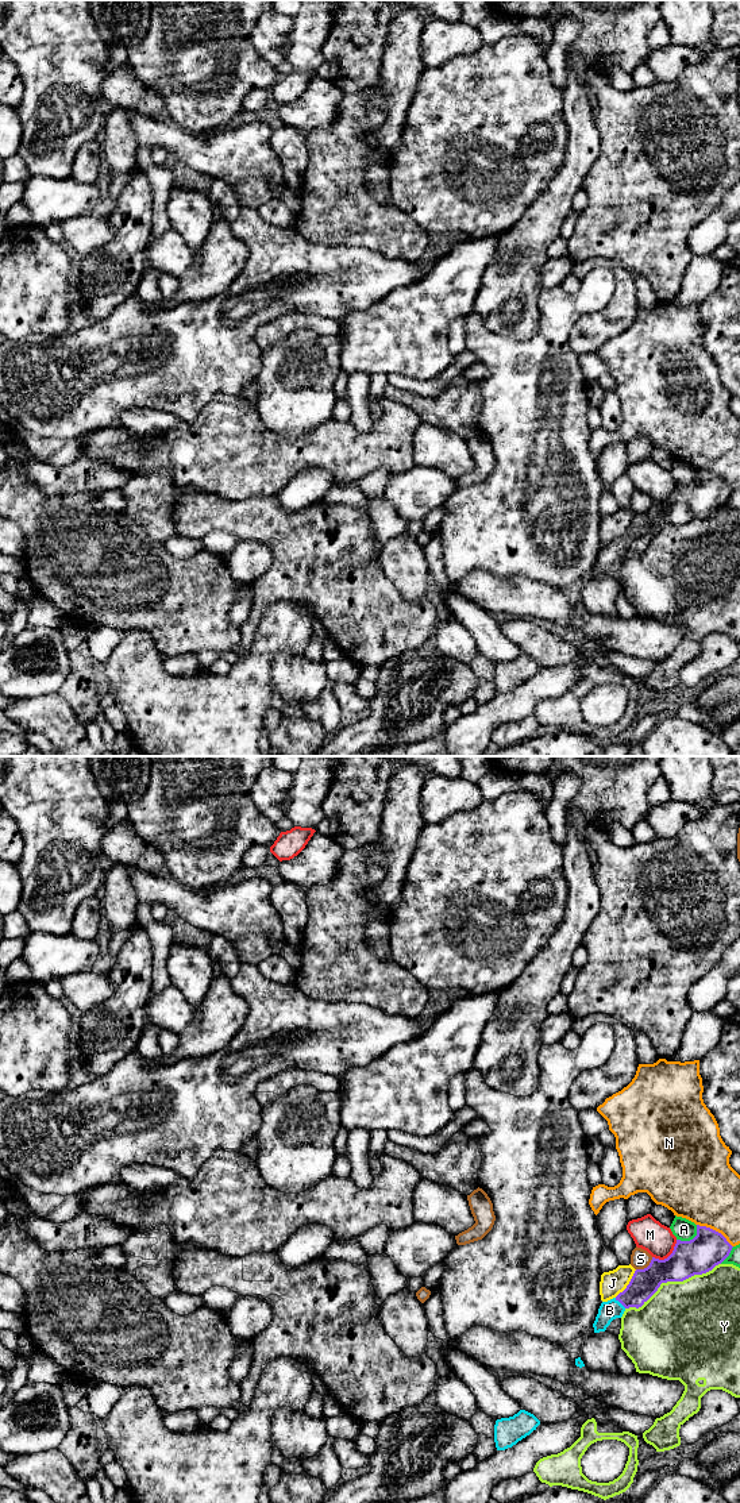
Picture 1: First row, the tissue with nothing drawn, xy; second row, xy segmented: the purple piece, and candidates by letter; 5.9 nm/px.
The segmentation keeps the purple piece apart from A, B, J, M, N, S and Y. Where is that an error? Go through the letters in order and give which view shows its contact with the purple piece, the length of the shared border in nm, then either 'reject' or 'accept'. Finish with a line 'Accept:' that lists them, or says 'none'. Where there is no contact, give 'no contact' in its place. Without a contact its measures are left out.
A: xy | 160 nm | reject
B: xy | 90 nm | accept
J: xy | 220 nm | reject
M: xy | 190 nm | reject
N: xy | 260 nm | reject
S: xy | 130 nm | reject
Y: xy | 650 nm | reject
Accept: B

